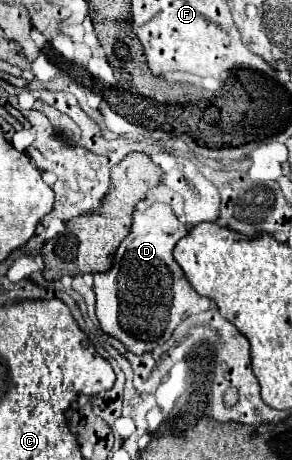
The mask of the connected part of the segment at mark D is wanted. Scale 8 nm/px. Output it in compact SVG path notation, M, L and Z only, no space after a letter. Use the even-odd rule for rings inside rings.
M155 203L145 211L135 211L131 233L119 245L113 267L107 273L95 275L93 291L97 297L99 325L103 333L119 339L135 355L163 345L183 319L203 313L211 305L207 297L195 293L173 259L173 247L183 235L187 235L187 227L169 205Z

